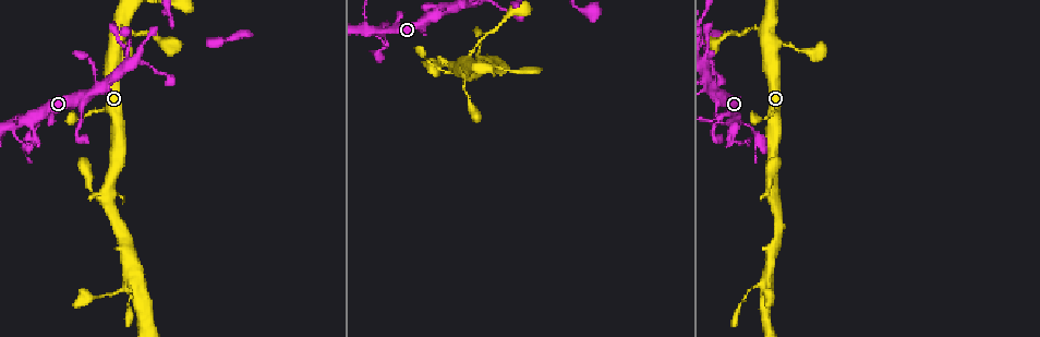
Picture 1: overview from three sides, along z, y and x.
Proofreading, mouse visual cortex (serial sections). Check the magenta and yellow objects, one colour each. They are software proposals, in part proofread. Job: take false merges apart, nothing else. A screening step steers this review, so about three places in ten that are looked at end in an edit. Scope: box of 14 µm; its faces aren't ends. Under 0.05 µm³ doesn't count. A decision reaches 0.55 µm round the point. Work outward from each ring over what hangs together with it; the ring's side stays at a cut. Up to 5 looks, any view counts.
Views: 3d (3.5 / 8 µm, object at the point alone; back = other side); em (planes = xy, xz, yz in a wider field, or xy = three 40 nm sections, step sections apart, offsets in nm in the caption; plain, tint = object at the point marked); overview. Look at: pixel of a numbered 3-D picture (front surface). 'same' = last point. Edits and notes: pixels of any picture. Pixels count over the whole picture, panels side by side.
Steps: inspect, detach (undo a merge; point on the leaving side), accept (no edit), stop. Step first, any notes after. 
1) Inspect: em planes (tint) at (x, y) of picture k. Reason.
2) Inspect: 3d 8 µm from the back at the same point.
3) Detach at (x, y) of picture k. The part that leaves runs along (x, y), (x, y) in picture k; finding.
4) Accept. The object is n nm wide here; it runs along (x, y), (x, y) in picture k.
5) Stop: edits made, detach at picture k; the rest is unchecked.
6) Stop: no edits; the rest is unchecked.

Inspect: 3d 3.5 µm at (17, 122) of picture 1. Small branch off a trunk.

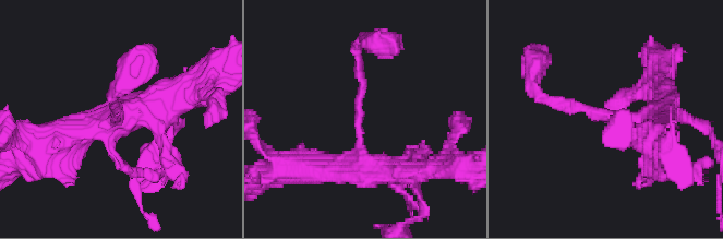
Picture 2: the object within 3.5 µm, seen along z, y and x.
Inspect: em xy step 1 (tint) at (361, 136) of picture 2.

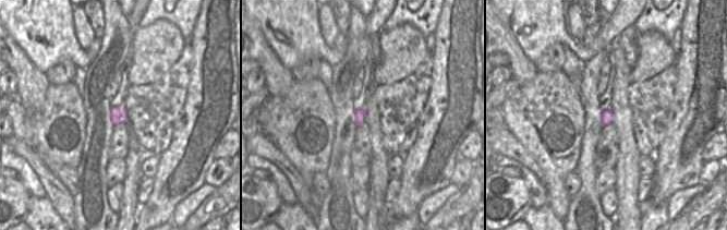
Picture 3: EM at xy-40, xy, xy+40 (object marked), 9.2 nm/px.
Accept. It runs along (407, 175), (360, 158), (360, 69) in picture 2; continuous, no second cell.

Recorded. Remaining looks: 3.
Inspect: 3d 3.5 µm at (455, 6) of picture 1. Sudden change in width.

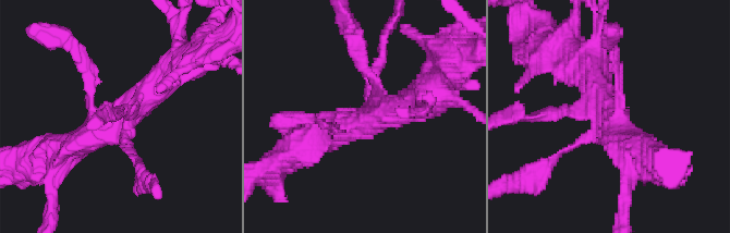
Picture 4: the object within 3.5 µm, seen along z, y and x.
Inspect: em xy step 2 (tint) at (359, 124) of picture 4.

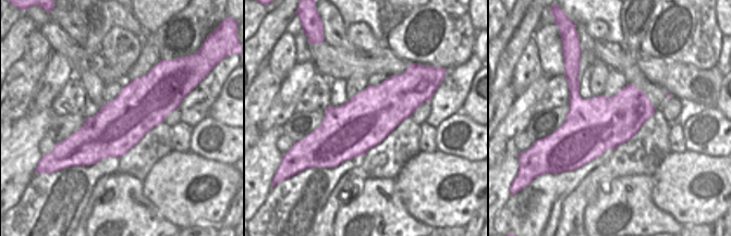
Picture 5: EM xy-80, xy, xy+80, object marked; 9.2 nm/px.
Detach at (381, 53) of picture 4. A second cell is stuck on.

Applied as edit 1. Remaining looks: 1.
Stop: edits made, detach at picture 4; the rest is unchecked.

